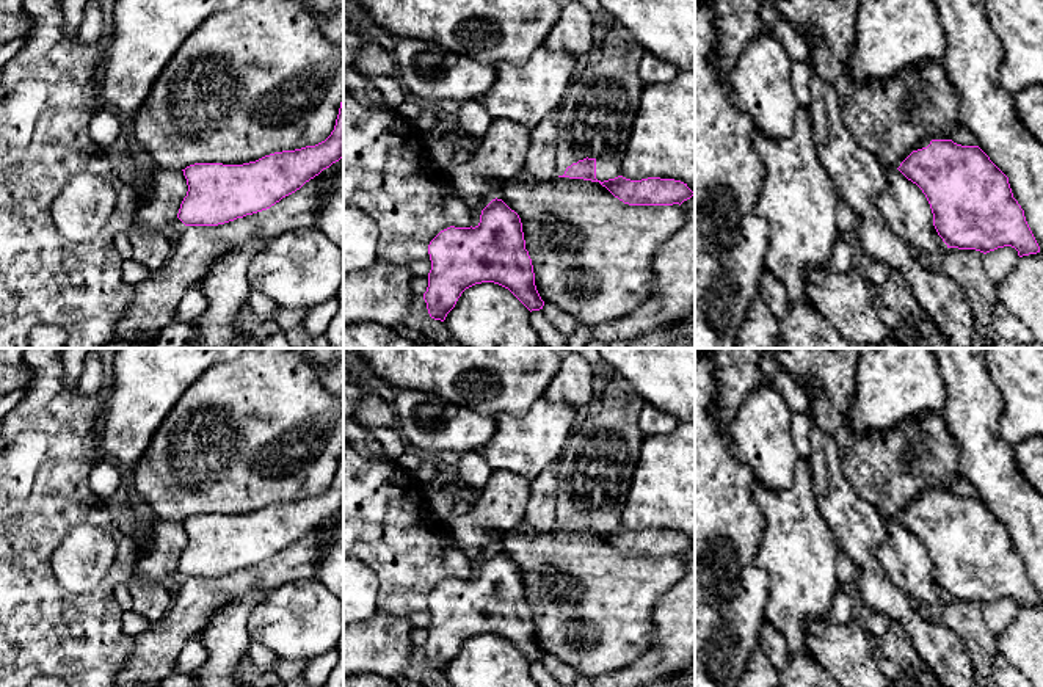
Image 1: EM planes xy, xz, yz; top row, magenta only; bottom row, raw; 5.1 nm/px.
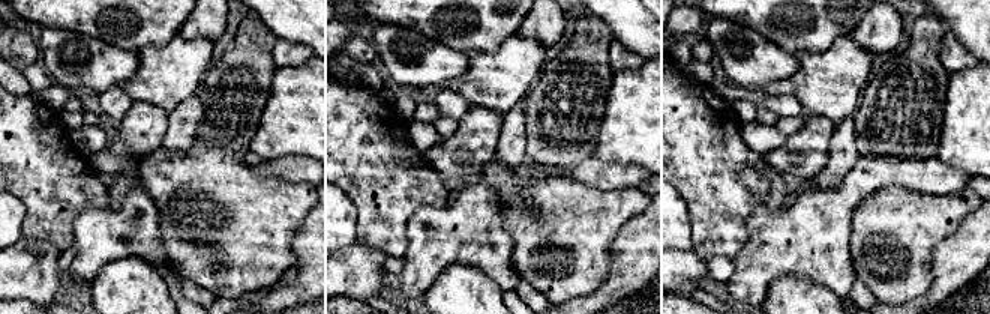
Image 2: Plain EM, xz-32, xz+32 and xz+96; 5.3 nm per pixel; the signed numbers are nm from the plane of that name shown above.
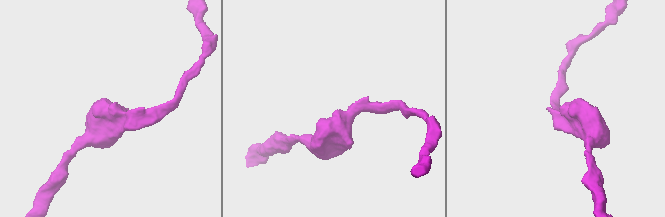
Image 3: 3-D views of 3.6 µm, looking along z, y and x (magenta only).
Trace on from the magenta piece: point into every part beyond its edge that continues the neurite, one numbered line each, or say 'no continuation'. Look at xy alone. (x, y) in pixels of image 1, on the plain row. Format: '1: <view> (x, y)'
no continuation

